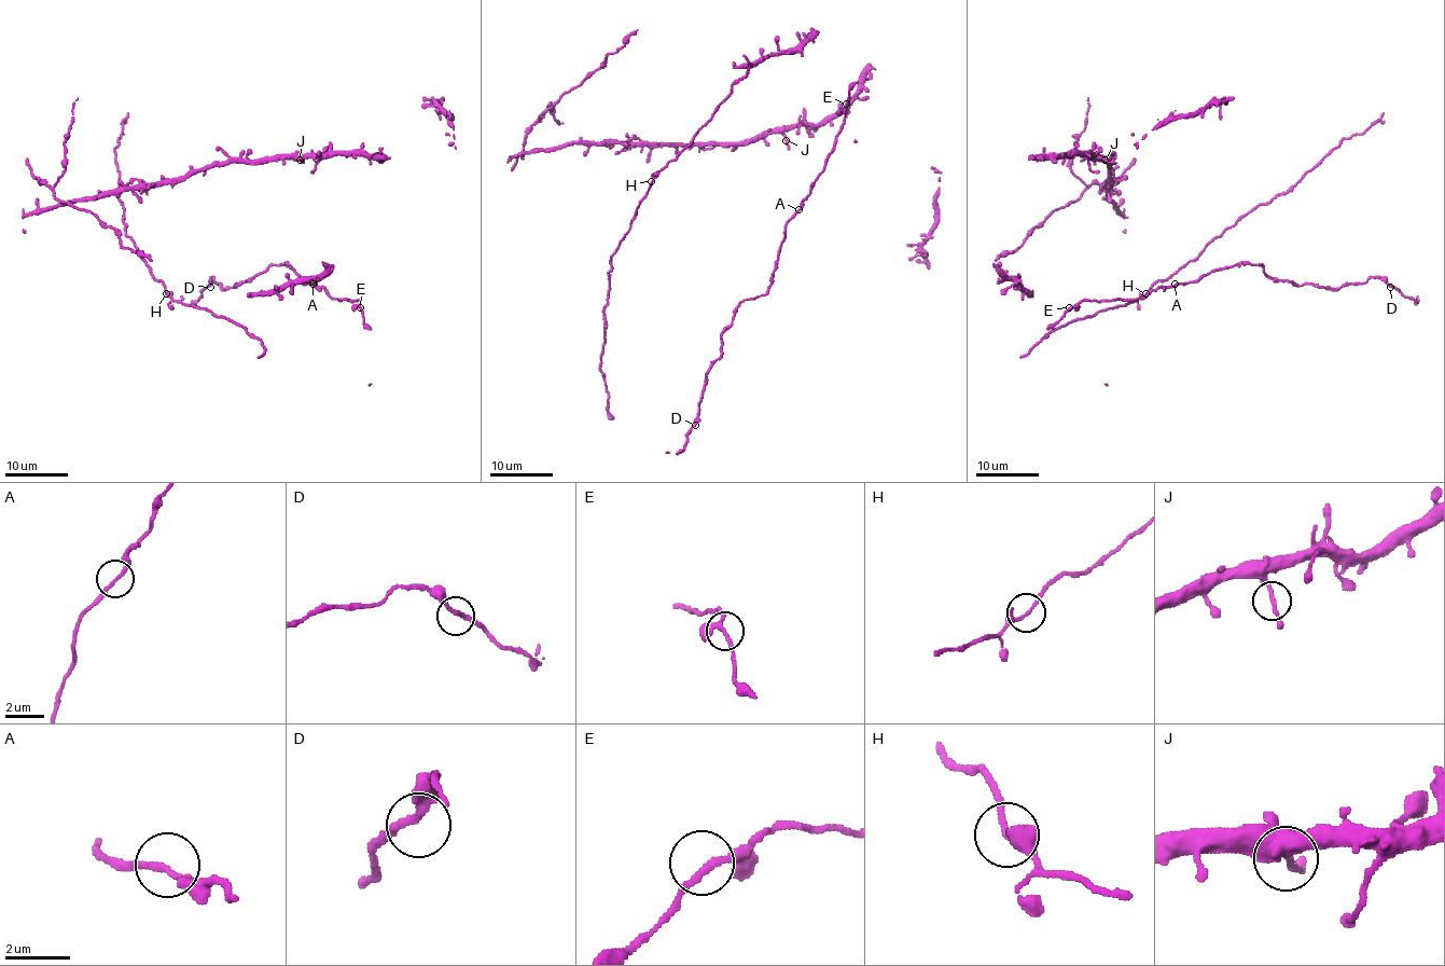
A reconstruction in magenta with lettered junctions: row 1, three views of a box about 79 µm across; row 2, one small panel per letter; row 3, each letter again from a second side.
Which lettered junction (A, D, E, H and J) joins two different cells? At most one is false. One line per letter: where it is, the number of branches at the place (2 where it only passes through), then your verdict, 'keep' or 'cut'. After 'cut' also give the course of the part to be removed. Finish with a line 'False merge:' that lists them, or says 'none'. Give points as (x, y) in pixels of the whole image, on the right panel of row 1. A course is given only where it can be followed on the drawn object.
A: at (1175, 284); 2 branches meet; keep
D: at (1390, 287); 2 branches meet; keep
E: at (1069, 307); 2 branches meet; keep
H: at (1145, 293); 2 branches meet; keep
J: at (1105, 160); 2 branches meet; keep
False merge: none

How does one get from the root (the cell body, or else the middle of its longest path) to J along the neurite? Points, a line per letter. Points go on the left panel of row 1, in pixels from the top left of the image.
J: (207, 166), (273, 159), (300, 160)

